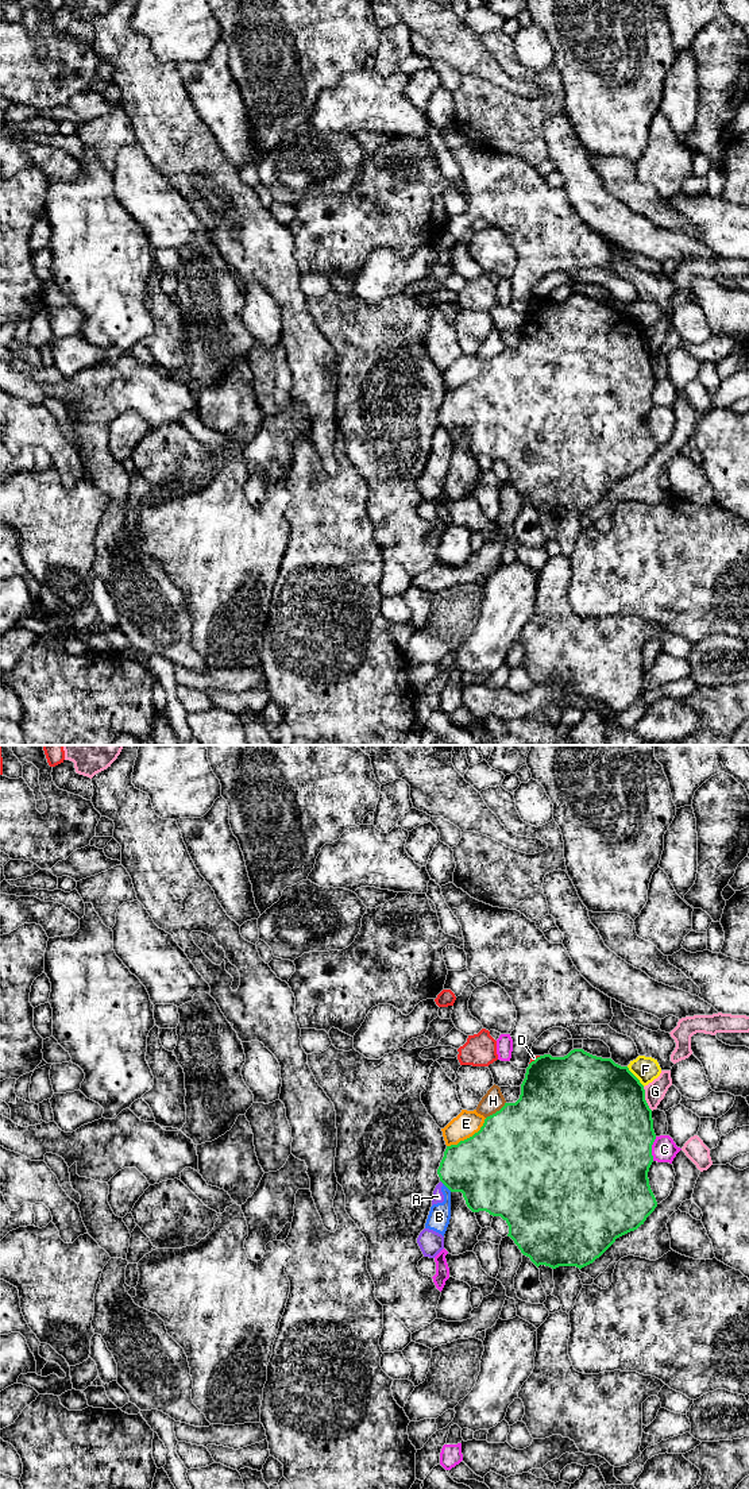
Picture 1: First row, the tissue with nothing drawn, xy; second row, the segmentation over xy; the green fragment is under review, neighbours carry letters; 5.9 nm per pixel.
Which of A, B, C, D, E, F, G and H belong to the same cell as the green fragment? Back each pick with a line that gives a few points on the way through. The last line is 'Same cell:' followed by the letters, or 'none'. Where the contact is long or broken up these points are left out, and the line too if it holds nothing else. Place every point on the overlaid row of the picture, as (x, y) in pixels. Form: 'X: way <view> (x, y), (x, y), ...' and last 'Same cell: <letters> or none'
Same cell: none

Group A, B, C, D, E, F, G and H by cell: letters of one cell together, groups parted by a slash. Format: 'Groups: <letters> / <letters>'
Groups: A B / C / D / E / F / G / H

